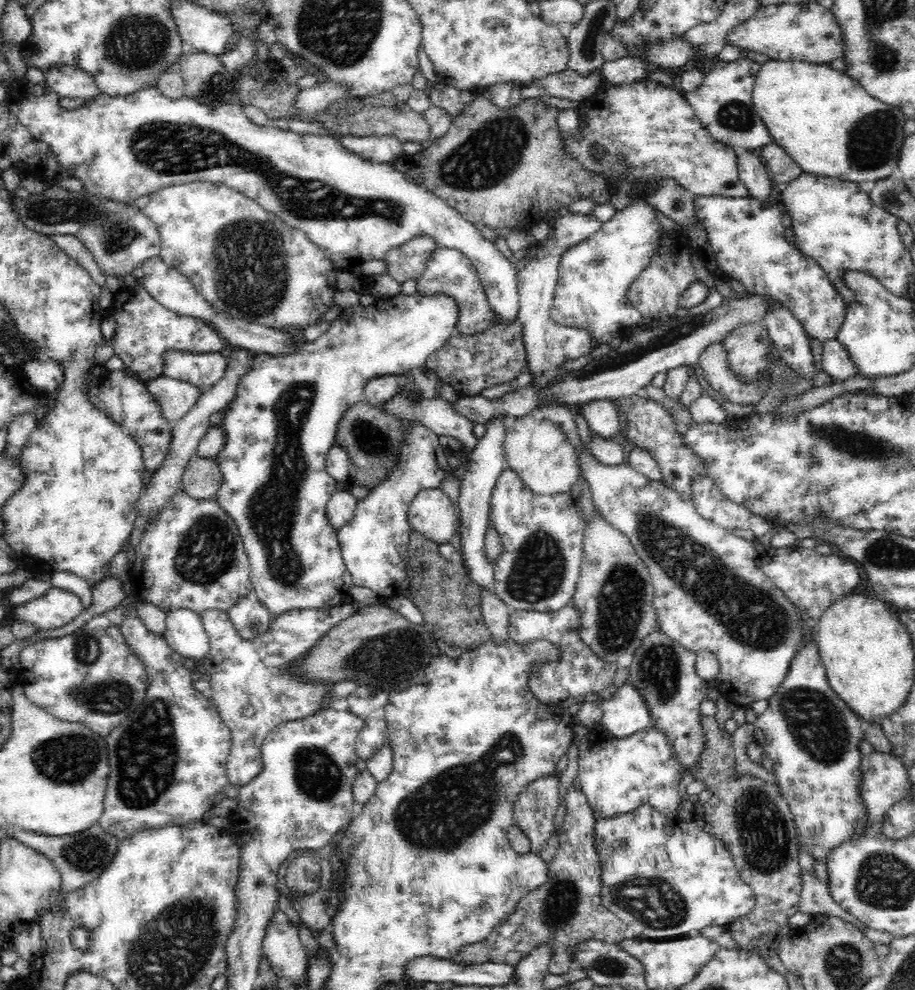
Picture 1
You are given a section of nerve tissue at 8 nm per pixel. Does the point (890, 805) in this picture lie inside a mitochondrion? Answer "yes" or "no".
no

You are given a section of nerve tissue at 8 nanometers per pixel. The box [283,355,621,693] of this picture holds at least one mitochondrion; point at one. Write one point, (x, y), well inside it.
(537, 573)

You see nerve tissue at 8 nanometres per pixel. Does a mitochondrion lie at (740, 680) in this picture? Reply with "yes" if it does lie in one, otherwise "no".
no

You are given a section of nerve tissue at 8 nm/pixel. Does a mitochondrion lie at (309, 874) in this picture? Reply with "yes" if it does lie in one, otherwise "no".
yes

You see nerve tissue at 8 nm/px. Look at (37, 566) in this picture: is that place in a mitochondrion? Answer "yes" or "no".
no

